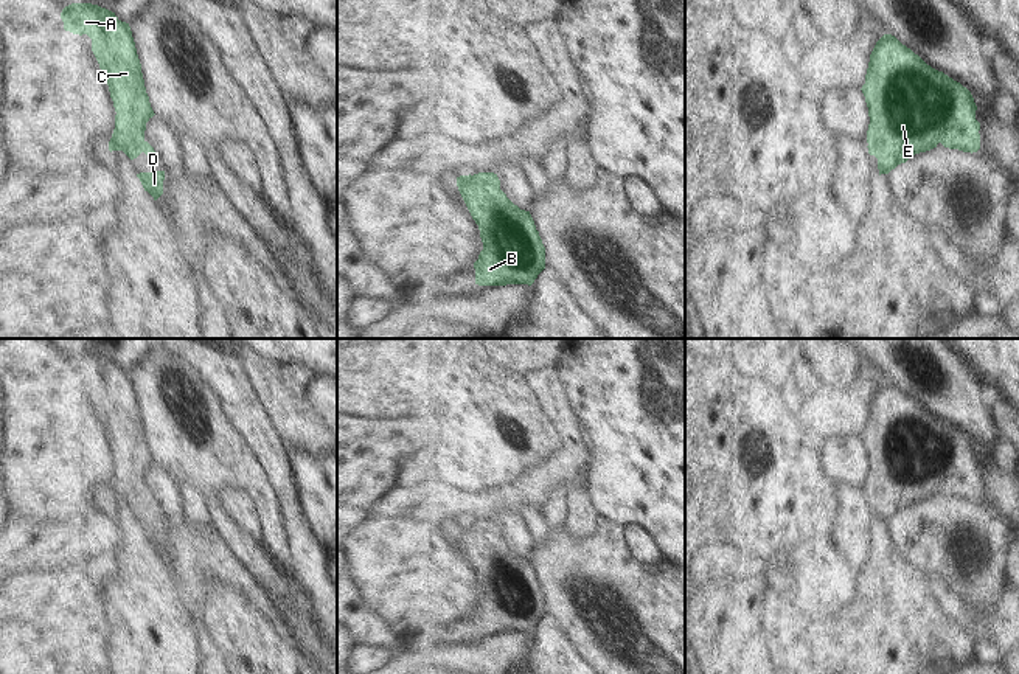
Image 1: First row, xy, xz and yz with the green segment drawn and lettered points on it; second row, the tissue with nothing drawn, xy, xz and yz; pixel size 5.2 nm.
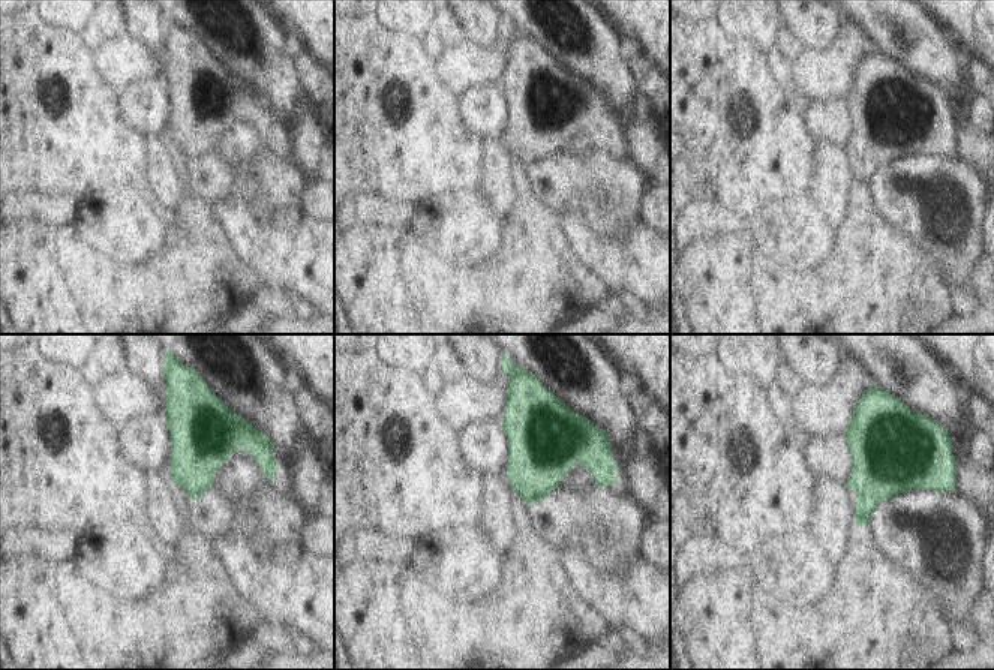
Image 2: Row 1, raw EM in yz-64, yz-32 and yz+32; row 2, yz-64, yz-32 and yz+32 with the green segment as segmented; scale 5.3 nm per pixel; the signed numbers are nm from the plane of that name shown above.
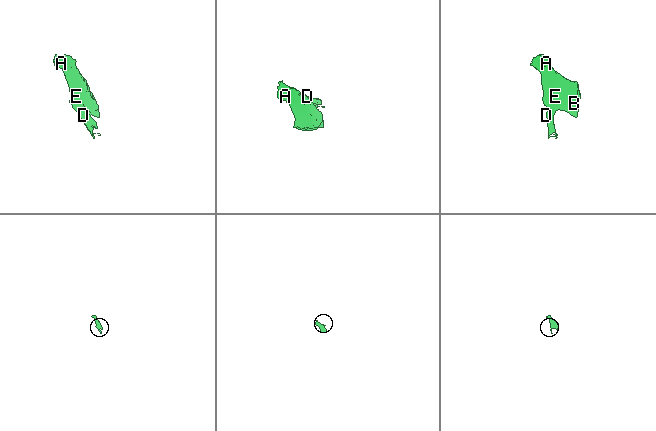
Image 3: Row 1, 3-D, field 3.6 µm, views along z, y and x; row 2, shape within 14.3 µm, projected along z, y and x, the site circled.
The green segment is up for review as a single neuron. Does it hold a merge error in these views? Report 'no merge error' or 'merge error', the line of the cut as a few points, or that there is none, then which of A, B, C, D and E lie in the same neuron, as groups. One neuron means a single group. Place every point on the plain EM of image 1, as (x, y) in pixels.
no merge error; no cut; A B C D E

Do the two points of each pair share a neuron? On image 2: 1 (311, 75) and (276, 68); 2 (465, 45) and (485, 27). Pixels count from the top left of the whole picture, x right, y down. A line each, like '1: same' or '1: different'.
1: different
2: different

